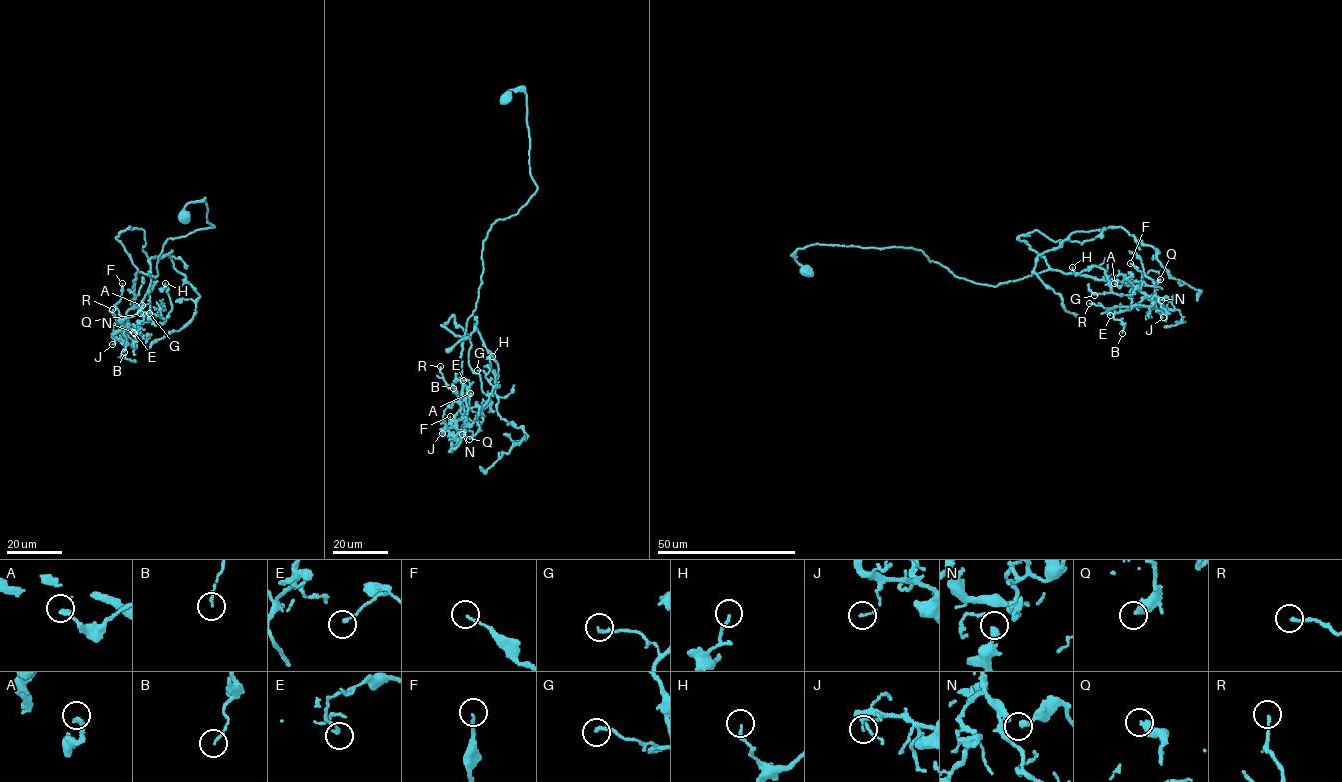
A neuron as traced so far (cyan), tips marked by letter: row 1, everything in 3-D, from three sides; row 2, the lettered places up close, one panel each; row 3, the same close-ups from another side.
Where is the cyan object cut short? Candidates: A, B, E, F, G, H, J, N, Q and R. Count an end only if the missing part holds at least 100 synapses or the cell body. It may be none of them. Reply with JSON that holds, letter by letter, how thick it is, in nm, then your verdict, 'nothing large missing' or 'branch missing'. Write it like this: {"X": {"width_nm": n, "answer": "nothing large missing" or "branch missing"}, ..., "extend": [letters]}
{"A": {"width_nm": 220, "answer": "nothing large missing"}, "B": {"width_nm": 140, "answer": "nothing large missing"}, "E": {"width_nm": 150, "answer": "nothing large missing"}, "F": {"width_nm": 150, "answer": "nothing large missing"}, "G": {"width_nm": 140, "answer": "nothing large missing"}, "H": {"width_nm": 150, "answer": "nothing large missing"}, "J": {"width_nm": 100, "answer": "nothing large missing"}, "N": {"width_nm": 200, "answer": "nothing large missing"}, "Q": {"width_nm": 440, "answer": "nothing large missing"}, "R": {"width_nm": 150, "answer": "nothing large missing"}, "extend": []}

